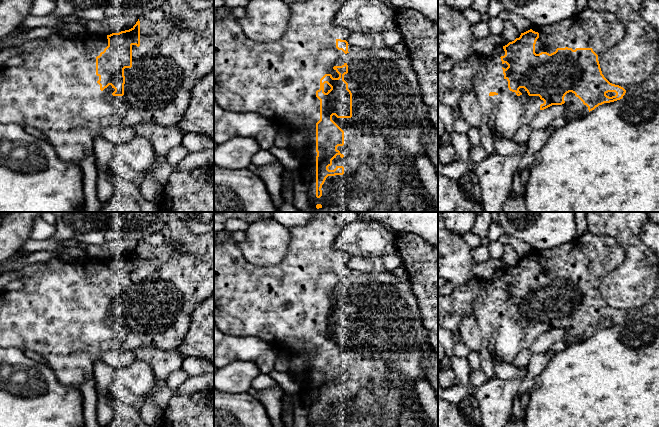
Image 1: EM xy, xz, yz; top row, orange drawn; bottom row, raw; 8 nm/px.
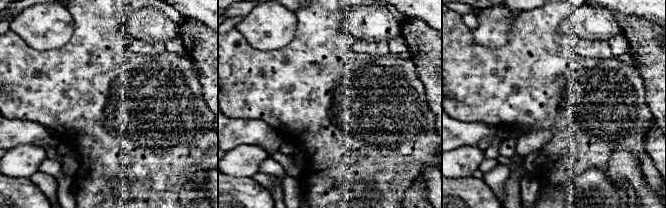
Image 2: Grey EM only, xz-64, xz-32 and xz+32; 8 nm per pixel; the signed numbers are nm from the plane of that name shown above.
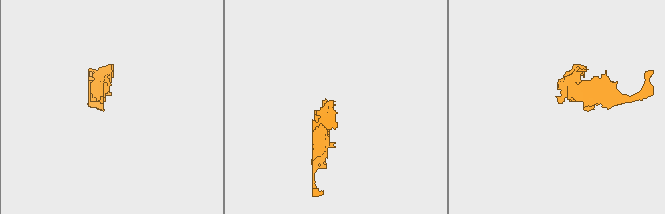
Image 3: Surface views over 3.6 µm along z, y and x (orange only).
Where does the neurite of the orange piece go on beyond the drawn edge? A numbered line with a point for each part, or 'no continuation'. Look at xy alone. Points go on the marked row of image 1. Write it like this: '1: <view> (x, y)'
1: xy (55, 89)

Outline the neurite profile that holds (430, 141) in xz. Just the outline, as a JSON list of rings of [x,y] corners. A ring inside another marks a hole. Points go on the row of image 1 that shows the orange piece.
[[[434,129],[422,137],[422,142],[426,150],[426,156],[436,167],[438,173],[438,132]]]

